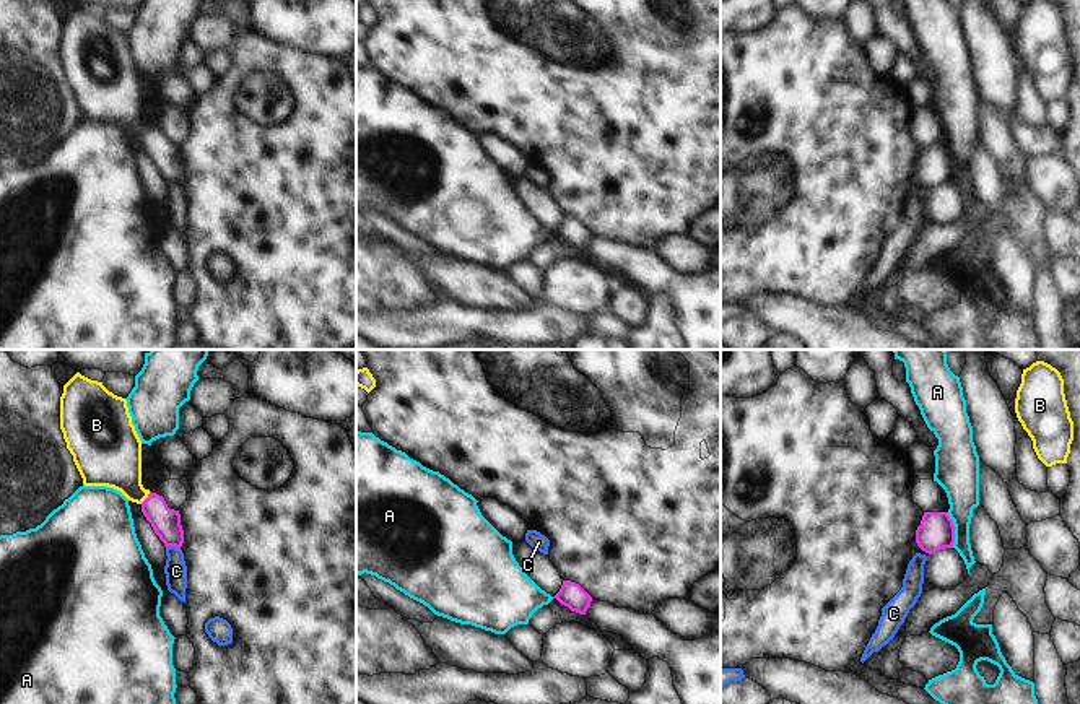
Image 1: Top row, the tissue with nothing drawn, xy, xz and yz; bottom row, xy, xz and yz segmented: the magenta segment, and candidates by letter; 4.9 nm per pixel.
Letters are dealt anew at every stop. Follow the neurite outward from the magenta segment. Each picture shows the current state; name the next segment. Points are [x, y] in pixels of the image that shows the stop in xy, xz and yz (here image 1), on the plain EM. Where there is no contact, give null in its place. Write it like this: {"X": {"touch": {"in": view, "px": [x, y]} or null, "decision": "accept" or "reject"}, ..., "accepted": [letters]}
{"A": {"touch": {"in": "yz", "px": [953, 166]}, "decision": "reject"}, "B": {"touch": {"in": "xy", "px": [147, 134]}, "decision": "accept"}, "C": {"touch": {"in": "xy", "px": [173, 181]}, "decision": "reject"}, "accepted": ["B"]}

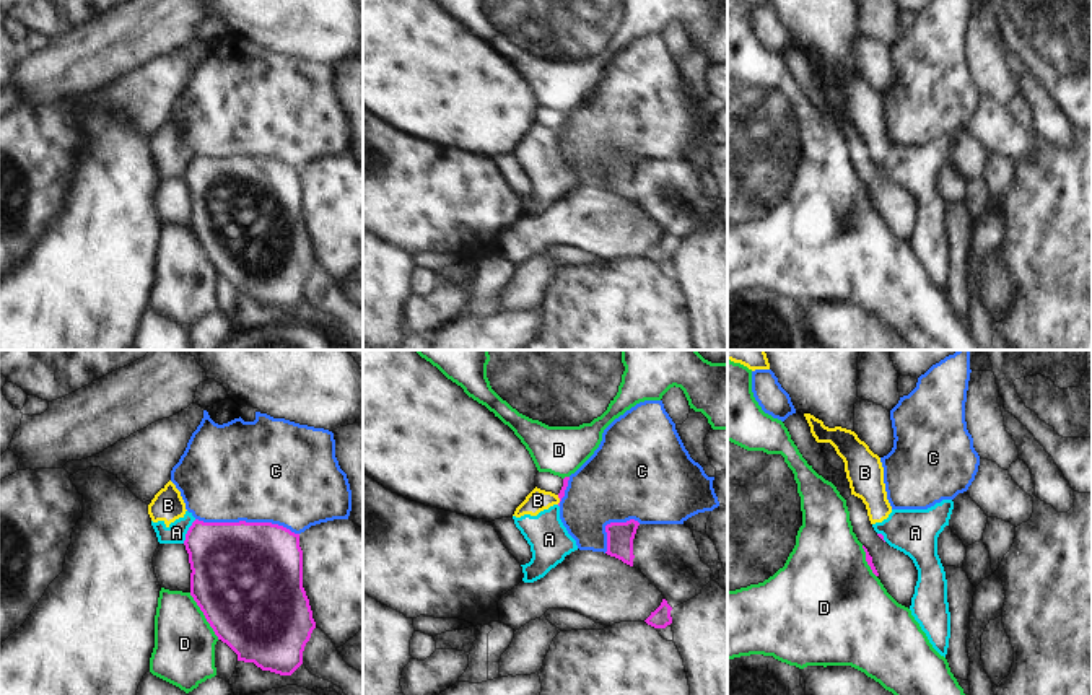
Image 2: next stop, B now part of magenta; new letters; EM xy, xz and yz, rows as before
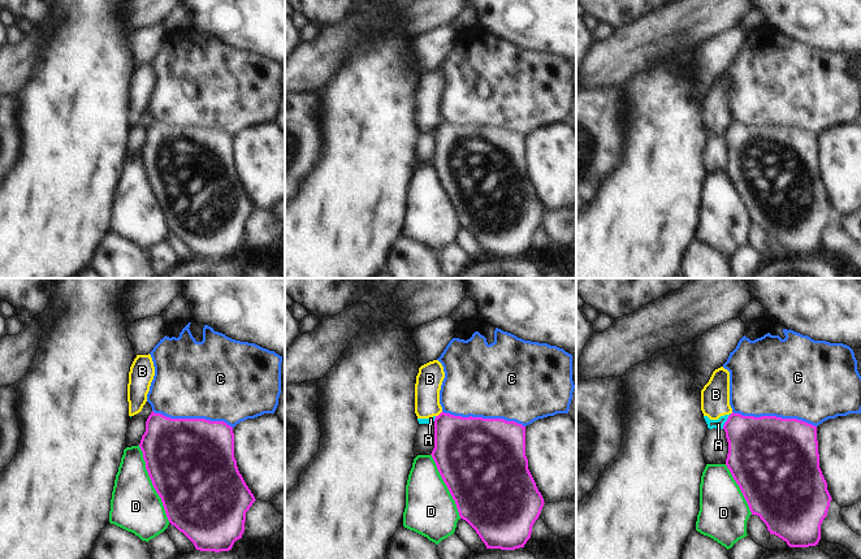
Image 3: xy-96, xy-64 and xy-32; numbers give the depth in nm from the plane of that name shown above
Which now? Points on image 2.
{"A": {"touch": {"in": "xy", "px": [187, 166]}, "decision": "reject"}, "B": {"touch": {"in": "xz", "px": [560, 135]}, "decision": "reject"}, "C": {"touch": {"in": "xy", "px": [248, 158]}, "decision": "reject"}, "D": {"touch": {"in": "xy", "px": [204, 249]}, "decision": "reject"}, "accepted": []}

